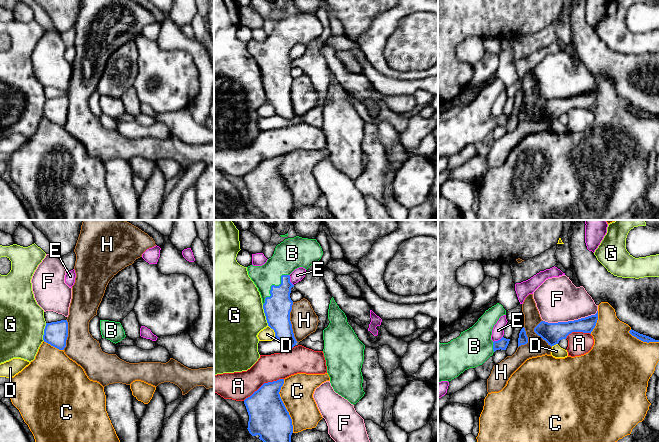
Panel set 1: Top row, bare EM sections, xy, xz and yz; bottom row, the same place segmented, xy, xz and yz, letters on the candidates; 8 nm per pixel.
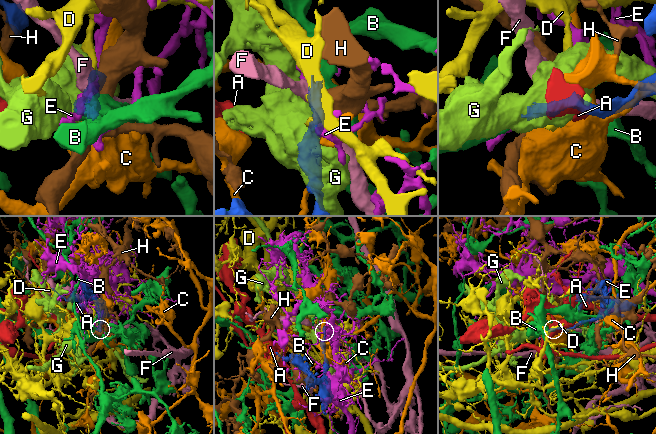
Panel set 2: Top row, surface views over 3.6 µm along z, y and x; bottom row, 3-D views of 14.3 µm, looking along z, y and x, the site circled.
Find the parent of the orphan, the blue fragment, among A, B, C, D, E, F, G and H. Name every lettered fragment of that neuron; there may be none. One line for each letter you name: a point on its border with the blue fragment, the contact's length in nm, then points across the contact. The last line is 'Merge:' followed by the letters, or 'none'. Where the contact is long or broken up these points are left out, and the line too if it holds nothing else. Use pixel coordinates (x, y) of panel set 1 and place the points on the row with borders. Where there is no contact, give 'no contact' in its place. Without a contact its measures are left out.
B: contact xz (272, 285); length 320 nm; way xz (277, 307), (272, 285), (274, 273), (286, 258)
Merge: B

